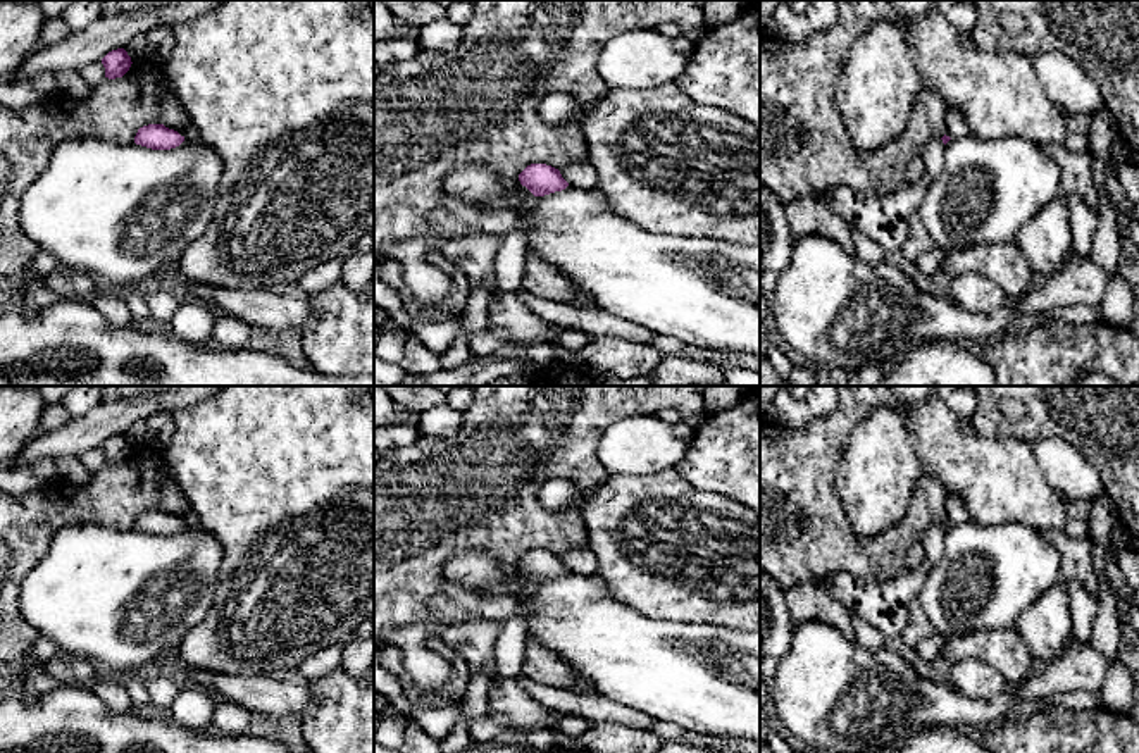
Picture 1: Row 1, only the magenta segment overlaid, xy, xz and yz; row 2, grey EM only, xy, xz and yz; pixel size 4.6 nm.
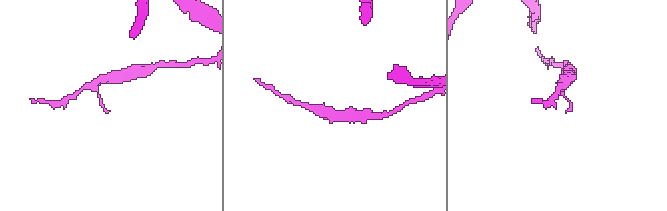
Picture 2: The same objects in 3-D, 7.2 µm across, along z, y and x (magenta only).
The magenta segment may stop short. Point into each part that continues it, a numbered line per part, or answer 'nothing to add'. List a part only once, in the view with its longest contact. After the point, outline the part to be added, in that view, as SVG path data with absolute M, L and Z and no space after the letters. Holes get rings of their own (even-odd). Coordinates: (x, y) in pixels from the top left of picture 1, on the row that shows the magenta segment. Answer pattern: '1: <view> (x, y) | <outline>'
nothing to add

